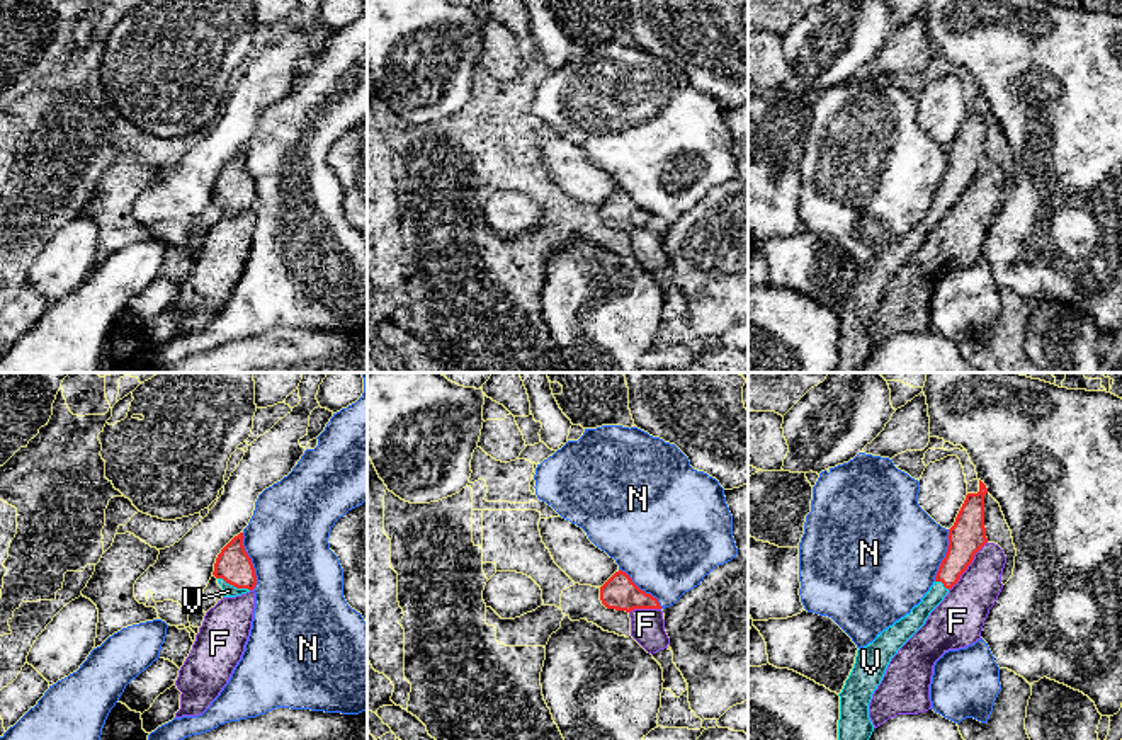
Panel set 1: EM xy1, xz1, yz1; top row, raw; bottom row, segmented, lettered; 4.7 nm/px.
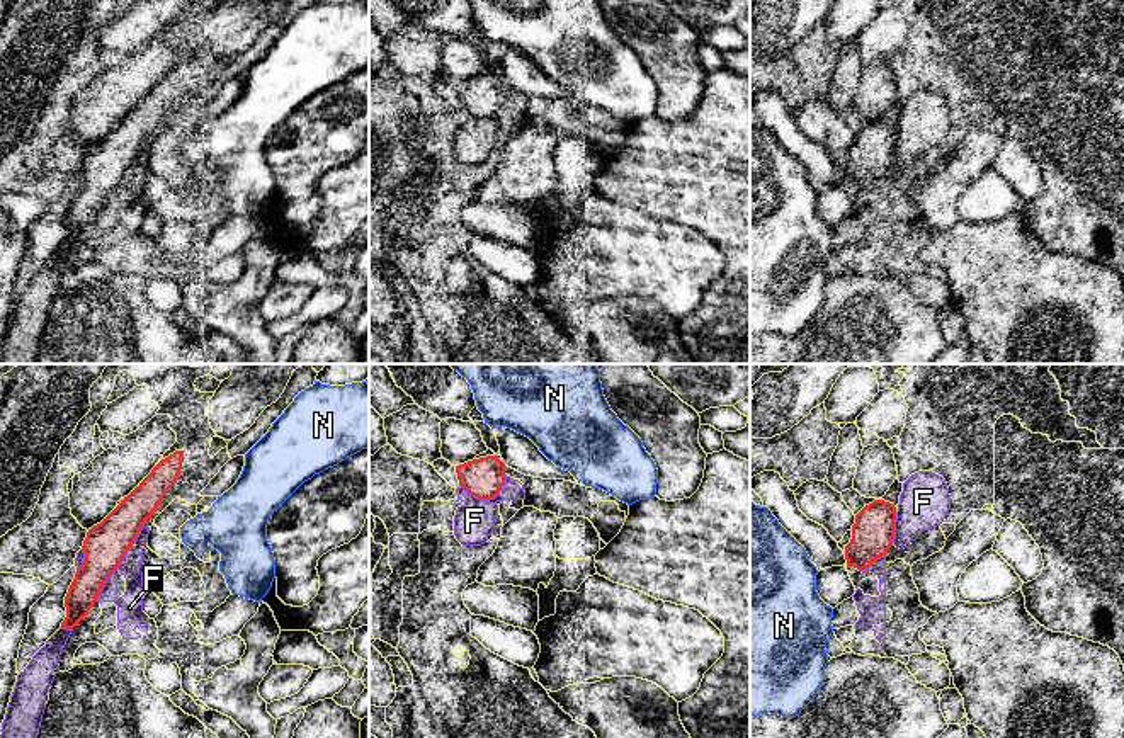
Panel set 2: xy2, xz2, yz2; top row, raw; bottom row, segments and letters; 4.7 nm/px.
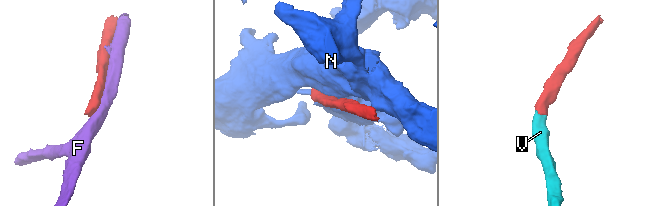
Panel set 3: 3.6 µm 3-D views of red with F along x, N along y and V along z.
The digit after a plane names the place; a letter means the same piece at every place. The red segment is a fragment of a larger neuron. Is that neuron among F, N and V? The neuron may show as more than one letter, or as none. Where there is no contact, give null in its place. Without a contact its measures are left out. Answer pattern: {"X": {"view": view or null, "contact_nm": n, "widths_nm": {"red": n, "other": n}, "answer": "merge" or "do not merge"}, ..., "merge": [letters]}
{"F": {"view": "xy2", "contact_nm": 460, "widths_nm": {"red": 200, "other": 130}, "answer": "do not merge"}, "N": {"view": "xy1", "contact_nm": 280, "widths_nm": {"red": 170, "other": 420}, "answer": "do not merge"}, "V": {"view": "xy1", "contact_nm": 170, "widths_nm": {"red": 170, "other": 60}, "answer": "merge"}, "merge": ["V"]}

